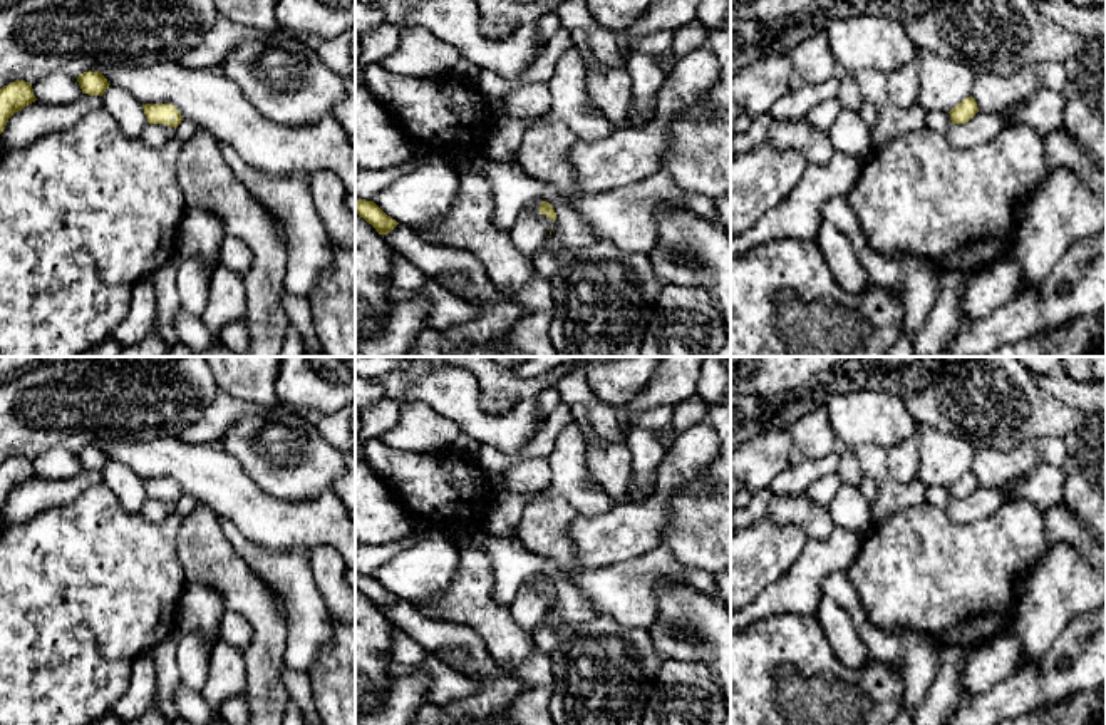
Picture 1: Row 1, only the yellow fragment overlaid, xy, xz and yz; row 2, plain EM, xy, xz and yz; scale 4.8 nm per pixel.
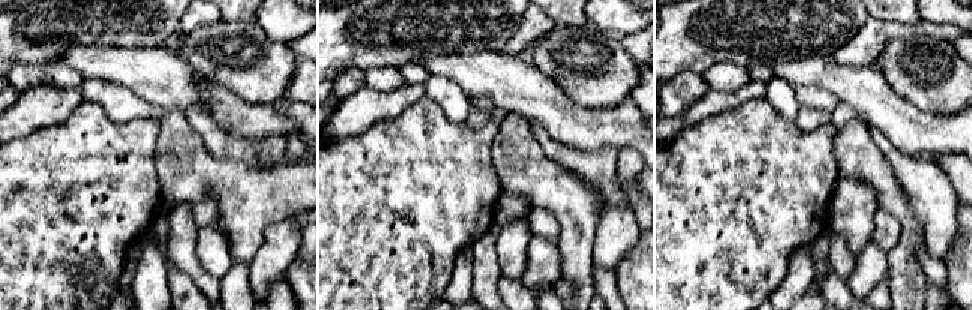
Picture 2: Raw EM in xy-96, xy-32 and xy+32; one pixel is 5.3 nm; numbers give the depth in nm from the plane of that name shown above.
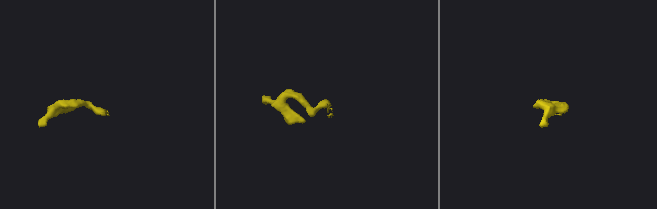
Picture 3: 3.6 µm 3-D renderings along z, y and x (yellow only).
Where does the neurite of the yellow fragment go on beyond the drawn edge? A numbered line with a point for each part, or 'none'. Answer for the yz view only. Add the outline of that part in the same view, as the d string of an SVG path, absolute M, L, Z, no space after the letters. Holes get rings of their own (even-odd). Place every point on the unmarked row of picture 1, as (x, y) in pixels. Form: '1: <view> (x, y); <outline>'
none

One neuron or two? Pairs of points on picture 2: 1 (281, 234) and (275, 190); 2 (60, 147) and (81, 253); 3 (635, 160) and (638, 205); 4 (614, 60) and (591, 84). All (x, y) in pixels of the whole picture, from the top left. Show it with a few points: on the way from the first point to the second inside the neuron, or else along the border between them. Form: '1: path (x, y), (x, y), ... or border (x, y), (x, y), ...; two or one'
1: border (294, 216), (272, 222), (258, 249); two
2: path (60, 174), (60, 226); one
3: path (629, 171), (632, 195); one
4: path (608, 66), (596, 78); one

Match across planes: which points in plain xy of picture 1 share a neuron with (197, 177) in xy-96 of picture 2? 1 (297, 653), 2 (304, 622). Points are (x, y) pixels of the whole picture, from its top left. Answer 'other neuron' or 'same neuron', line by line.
1: other neuron
2: other neuron

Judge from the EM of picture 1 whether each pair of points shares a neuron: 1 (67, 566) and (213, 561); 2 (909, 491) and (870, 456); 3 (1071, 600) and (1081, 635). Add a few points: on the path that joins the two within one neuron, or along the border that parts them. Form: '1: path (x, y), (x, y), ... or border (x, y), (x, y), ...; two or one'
1: border (180, 523), (176, 556), (186, 583); two
2: path (897, 491), (875, 467); one
3: border (1088, 611), (1076, 617), (1053, 645); two

